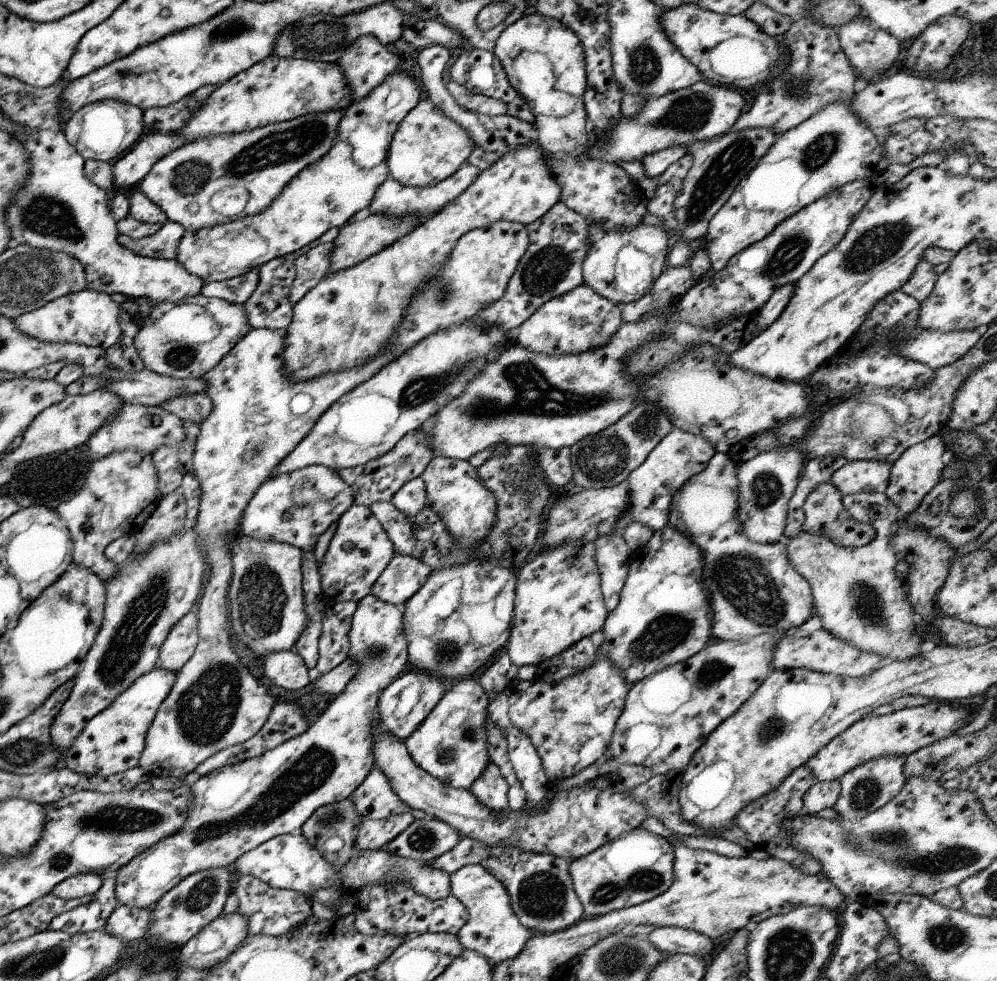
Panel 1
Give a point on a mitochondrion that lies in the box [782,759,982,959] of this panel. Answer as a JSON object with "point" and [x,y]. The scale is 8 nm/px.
{"point":[947,937]}

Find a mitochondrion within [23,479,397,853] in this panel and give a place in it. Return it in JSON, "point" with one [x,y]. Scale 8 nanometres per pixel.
{"point":[314,767]}

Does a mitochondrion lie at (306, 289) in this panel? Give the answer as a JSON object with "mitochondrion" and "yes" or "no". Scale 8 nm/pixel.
{"mitochondrion":"no"}

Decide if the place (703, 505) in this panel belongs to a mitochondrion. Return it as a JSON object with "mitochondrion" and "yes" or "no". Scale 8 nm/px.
{"mitochondrion":"no"}

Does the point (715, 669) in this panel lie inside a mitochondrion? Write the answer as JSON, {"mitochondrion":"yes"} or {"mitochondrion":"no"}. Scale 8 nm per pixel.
{"mitochondrion":"yes"}

